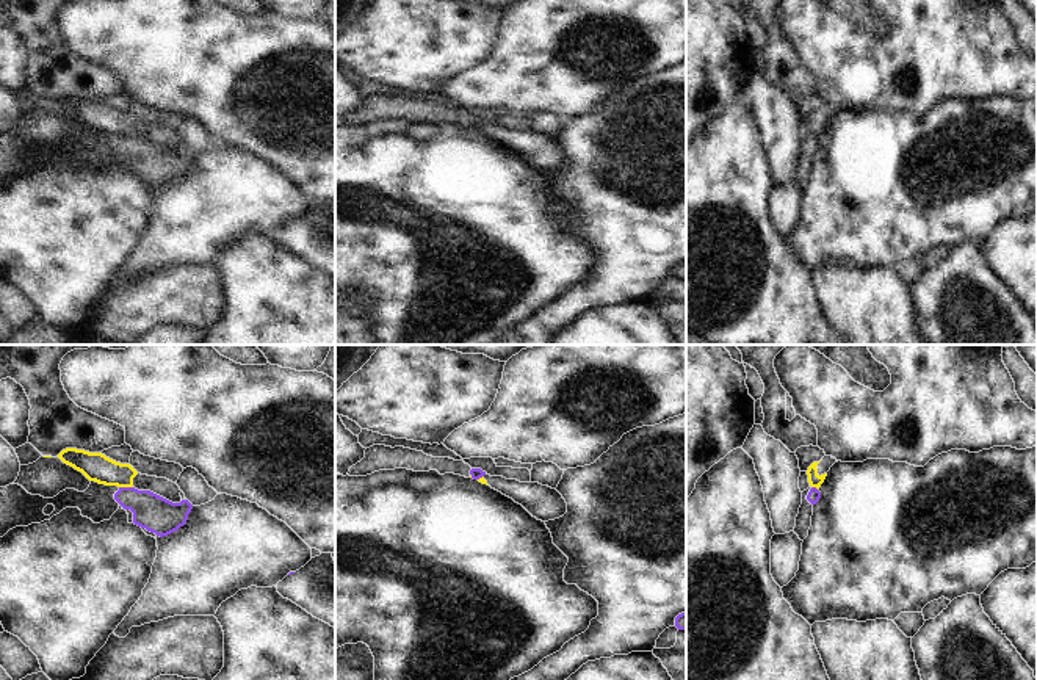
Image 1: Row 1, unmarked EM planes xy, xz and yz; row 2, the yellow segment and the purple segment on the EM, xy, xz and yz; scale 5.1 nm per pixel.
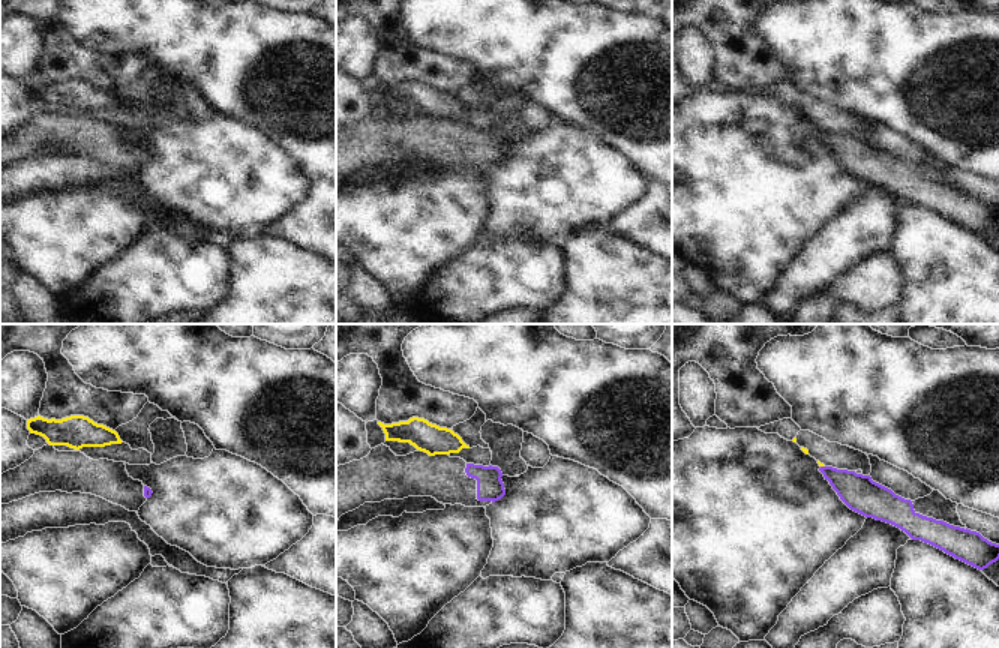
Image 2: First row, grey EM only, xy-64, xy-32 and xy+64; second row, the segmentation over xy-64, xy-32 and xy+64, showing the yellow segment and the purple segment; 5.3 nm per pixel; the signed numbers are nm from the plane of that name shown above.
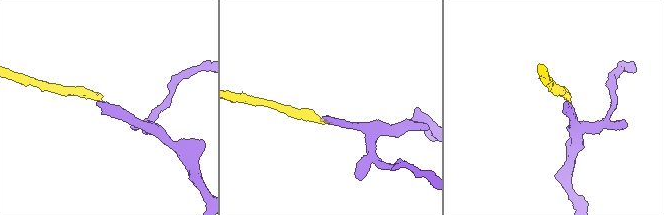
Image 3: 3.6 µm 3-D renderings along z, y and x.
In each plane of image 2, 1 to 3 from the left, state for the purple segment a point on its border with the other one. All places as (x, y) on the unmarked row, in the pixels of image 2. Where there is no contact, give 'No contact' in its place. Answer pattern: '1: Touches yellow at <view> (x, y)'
1: No contact
2: No contact
3: Touches yellow at xy+64 (822, 129)

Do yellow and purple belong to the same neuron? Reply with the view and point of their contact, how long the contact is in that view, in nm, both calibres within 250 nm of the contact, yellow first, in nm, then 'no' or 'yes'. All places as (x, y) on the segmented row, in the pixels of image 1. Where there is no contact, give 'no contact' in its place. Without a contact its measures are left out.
xy (126, 486) | 70 nm | 150/190 nm | no

